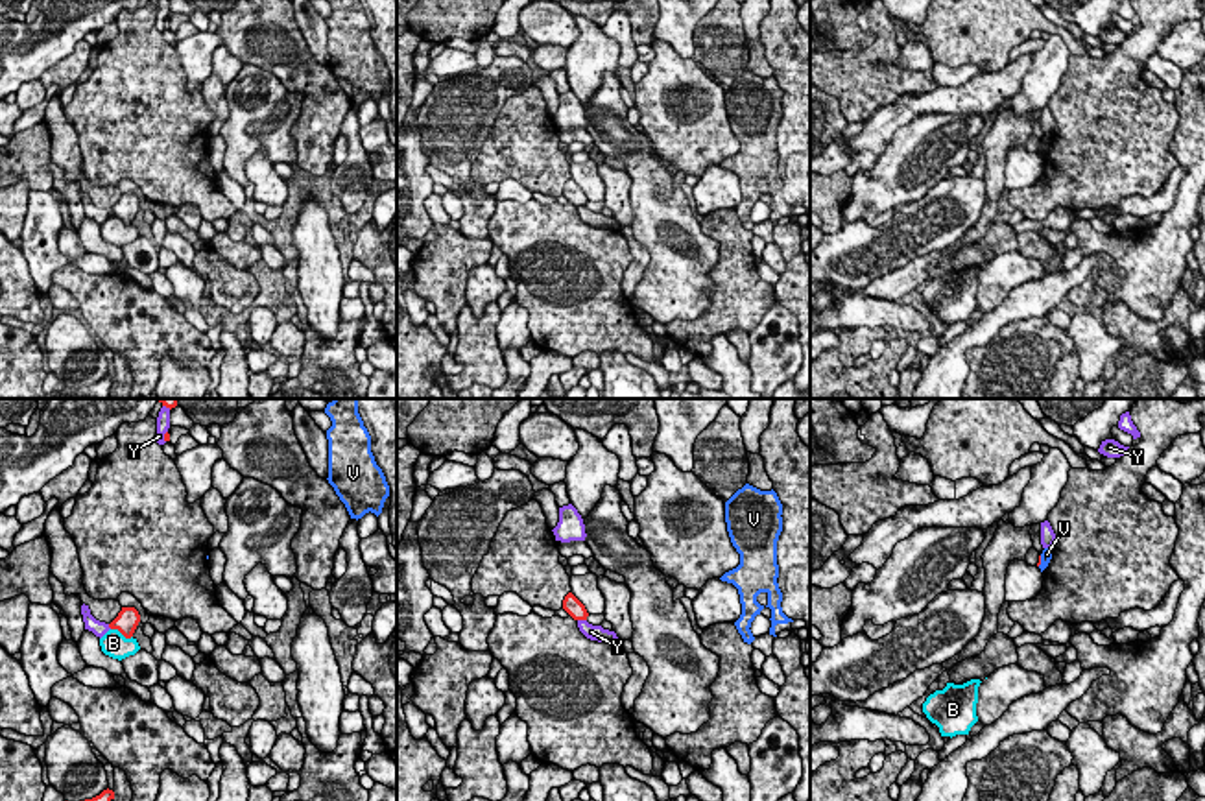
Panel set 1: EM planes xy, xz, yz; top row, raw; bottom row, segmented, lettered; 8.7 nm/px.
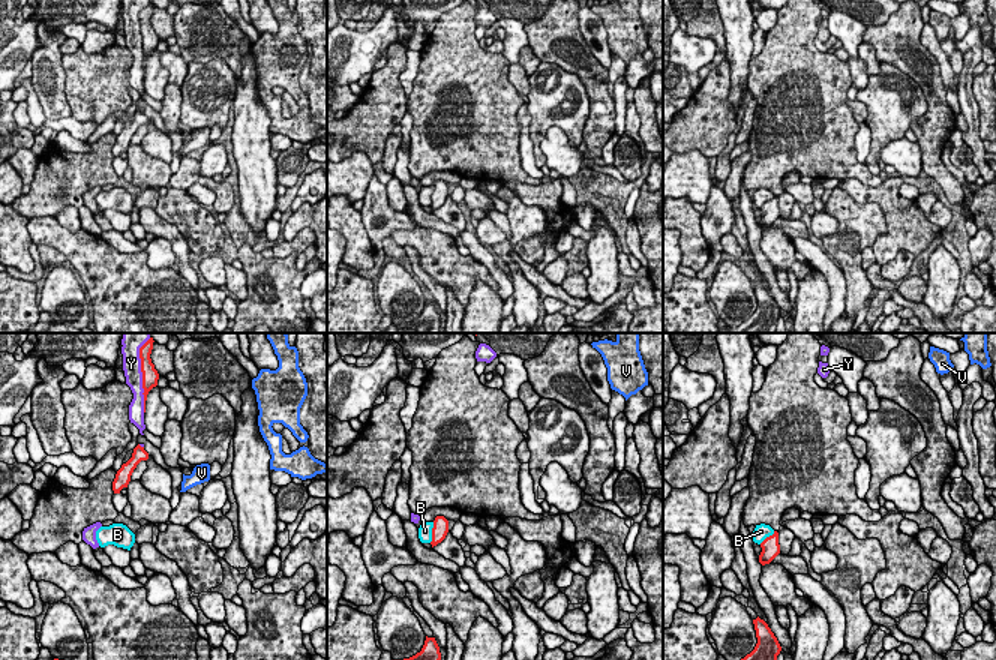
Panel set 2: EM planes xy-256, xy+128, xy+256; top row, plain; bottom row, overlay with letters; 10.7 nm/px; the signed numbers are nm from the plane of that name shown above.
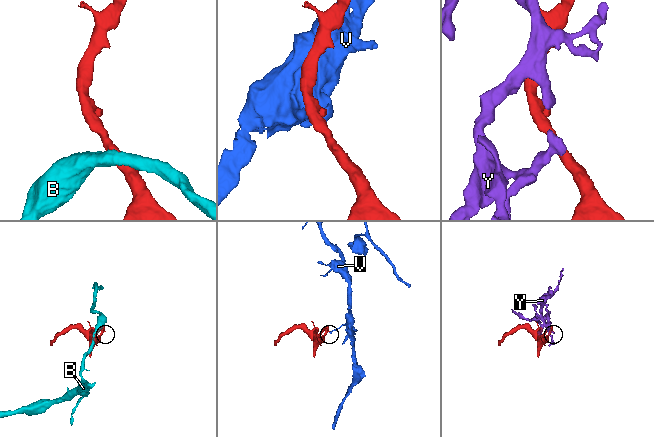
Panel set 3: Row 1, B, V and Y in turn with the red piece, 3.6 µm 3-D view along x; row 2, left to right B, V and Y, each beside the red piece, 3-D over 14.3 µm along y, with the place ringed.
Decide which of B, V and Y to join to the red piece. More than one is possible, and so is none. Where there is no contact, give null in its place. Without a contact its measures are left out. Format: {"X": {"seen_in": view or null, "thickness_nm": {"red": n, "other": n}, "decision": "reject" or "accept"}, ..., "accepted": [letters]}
{"B": {"seen_in": "xy", "thickness_nm": {"red": 200, "other": 220}, "decision": "reject"}, "V": {"seen_in": "yz", "thickness_nm": {"red": 30, "other": 100}, "decision": "reject"}, "Y": {"seen_in": "xz", "thickness_nm": {"red": 160, "other": 130}, "decision": "reject"}, "accepted": []}

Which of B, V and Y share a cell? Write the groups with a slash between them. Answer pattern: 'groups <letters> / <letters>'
groups B / V / Y

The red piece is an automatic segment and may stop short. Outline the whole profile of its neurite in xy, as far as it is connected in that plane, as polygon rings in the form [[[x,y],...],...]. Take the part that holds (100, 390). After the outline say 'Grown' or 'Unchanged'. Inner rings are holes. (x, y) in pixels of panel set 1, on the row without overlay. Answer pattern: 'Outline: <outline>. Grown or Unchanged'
Outline: [[[103,377],[100,382],[92,386],[85,386],[79,389],[68,389],[46,393],[42,399],[109,399],[109,391],[114,386],[113,377]]]. Unchanged

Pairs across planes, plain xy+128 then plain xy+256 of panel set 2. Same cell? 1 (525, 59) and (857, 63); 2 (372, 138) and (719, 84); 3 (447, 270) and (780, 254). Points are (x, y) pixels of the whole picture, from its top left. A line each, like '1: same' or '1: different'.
1: different
2: same
3: same

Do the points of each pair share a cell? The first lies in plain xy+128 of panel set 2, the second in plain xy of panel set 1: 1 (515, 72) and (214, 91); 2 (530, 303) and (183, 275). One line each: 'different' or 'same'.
1: same
2: different

